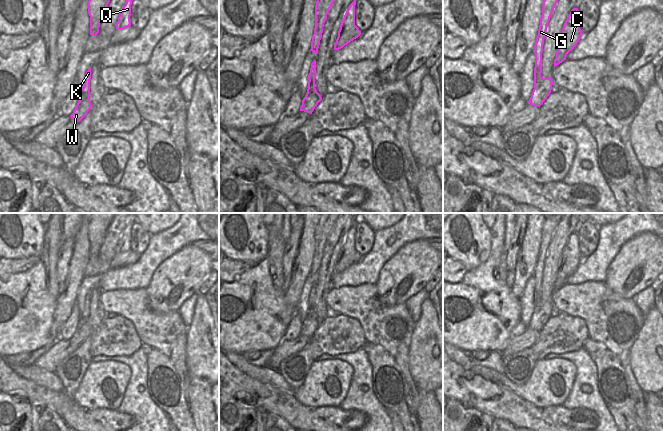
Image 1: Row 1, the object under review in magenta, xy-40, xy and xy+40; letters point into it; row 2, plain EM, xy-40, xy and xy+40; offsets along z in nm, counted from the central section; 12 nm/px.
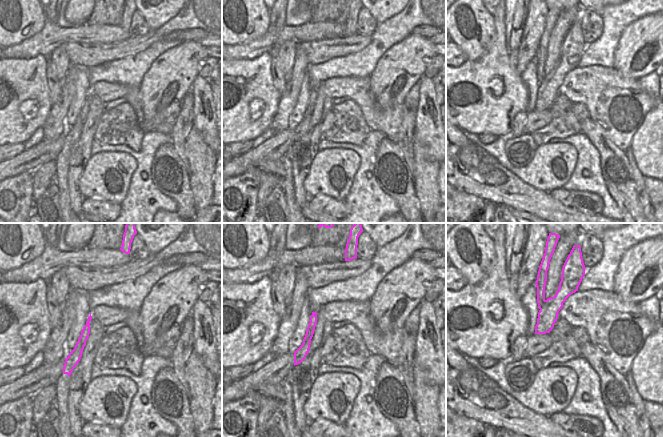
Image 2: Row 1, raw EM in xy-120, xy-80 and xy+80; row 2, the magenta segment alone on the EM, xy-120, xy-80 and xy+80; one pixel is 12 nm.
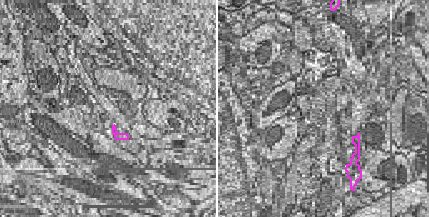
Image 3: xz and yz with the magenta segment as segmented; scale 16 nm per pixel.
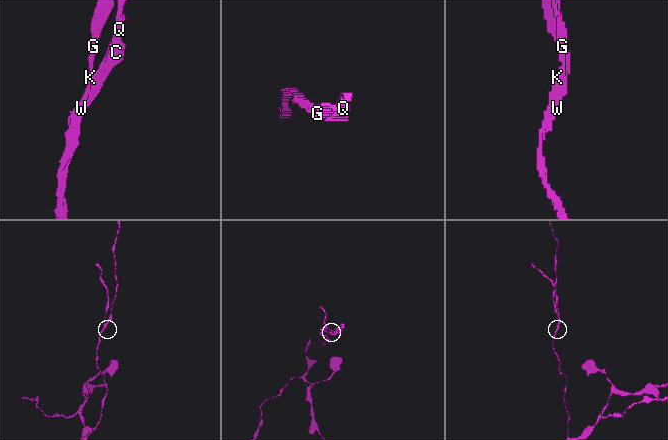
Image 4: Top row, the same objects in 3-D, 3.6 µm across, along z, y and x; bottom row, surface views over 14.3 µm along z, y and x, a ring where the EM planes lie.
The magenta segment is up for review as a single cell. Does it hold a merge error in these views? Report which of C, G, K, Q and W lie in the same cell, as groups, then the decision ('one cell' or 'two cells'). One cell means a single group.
C Q W / G K | two cells

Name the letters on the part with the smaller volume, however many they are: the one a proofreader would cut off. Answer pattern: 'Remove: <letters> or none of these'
Remove: G, K

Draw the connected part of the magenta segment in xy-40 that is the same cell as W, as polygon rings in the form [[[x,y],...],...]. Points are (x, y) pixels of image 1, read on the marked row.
[[[85,80],[84,86],[80,90],[78,103],[70,117],[80,122],[90,109],[90,80]]]

